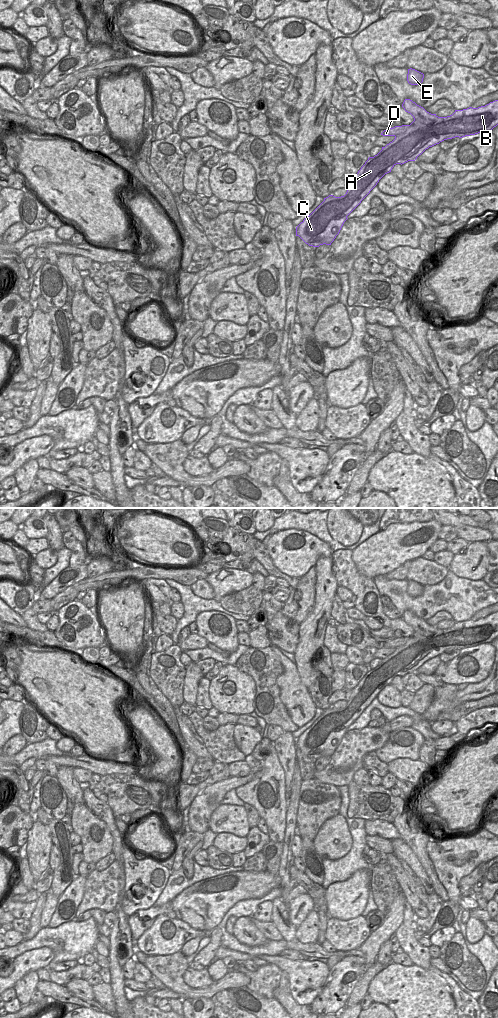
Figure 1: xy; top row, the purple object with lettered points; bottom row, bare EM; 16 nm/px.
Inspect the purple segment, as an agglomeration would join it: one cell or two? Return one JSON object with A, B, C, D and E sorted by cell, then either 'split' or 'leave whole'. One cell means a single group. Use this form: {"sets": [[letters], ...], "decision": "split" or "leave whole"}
{"sets": [["A", "B", "C", "E"], ["D"]], "decision": "split"}

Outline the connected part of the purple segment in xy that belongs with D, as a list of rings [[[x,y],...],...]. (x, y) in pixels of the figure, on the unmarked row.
[[[402,637],[402,638],[395,638],[393,640],[384,642],[381,647],[383,648],[397,648],[399,646],[402,646],[406,643],[407,638],[406,637]]]

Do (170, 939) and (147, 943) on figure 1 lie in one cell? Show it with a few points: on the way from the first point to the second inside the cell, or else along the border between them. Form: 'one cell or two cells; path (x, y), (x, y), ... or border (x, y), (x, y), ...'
one cell; path (164, 939), (153, 942)

